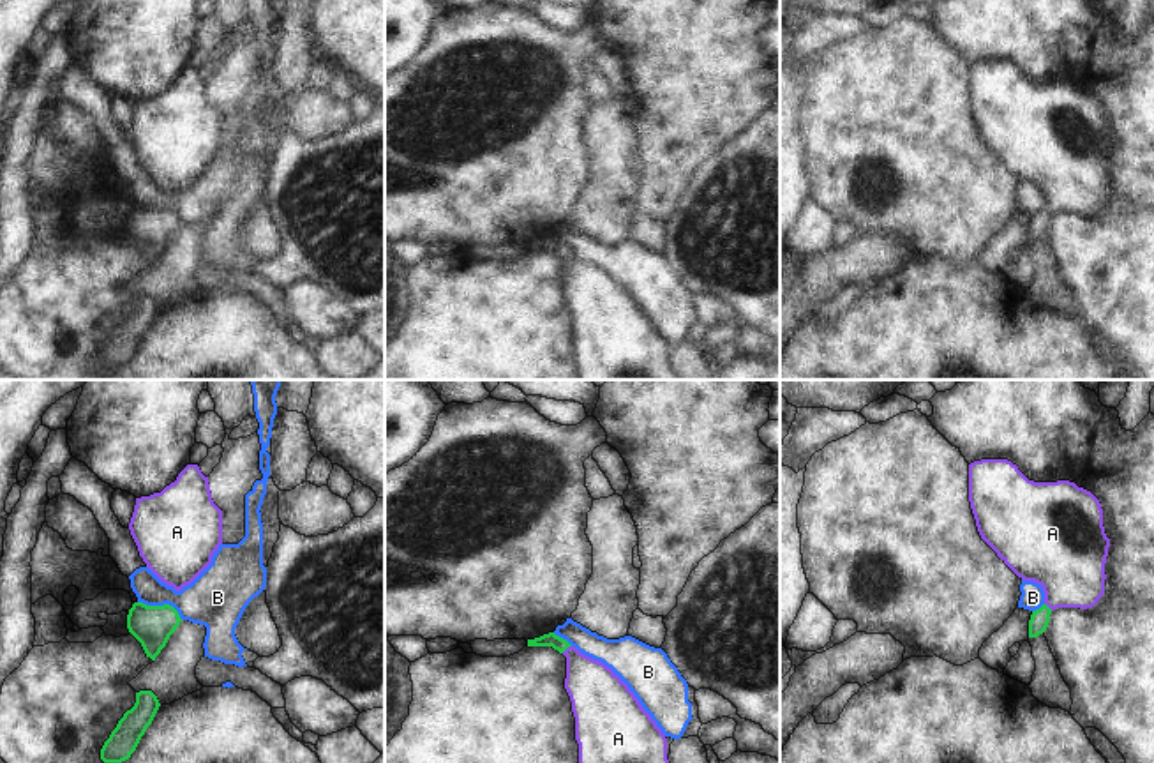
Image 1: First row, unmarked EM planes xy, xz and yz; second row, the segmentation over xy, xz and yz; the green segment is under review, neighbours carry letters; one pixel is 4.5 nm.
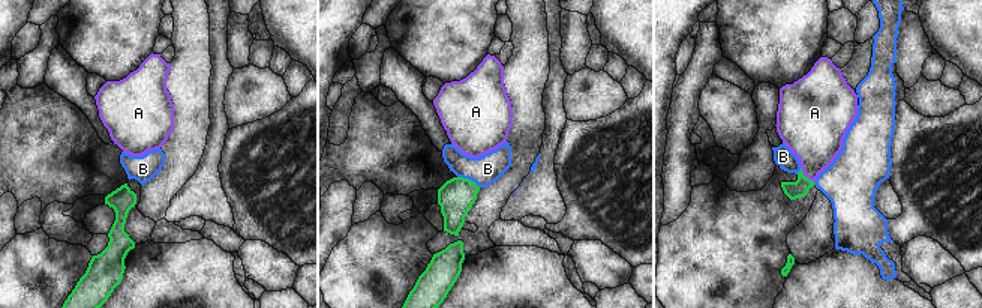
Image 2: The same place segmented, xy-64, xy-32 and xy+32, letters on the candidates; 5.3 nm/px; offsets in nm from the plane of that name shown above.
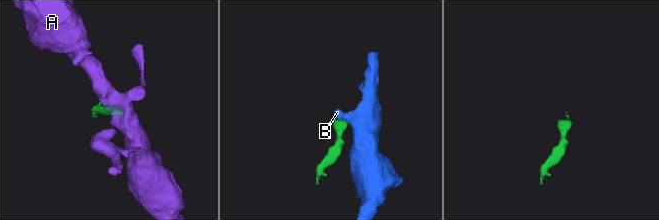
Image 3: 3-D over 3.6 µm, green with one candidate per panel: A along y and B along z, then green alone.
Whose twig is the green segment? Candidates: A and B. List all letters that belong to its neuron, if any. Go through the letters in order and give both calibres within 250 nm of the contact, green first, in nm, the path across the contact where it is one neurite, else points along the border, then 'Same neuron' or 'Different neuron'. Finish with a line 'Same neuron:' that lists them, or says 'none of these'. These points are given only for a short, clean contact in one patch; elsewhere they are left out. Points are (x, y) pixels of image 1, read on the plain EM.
A: Thickness 70 nm (green) against 240 nm. Path across: xz (558, 248), (565, 253), (595, 295). Same neuron
B: Thickness 190 nm (green) against 260 nm. Boundary: xy (138, 205), (170, 209), (182, 223). Different neuron
Same neuron: A

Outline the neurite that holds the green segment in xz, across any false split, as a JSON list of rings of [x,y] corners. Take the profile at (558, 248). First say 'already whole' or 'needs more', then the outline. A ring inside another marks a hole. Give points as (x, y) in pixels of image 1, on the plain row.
needs more | [[[554,237],[528,244],[528,251],[552,251],[566,261],[565,293],[575,321],[582,380],[678,380],[667,364],[665,339],[611,272],[581,258]]]

